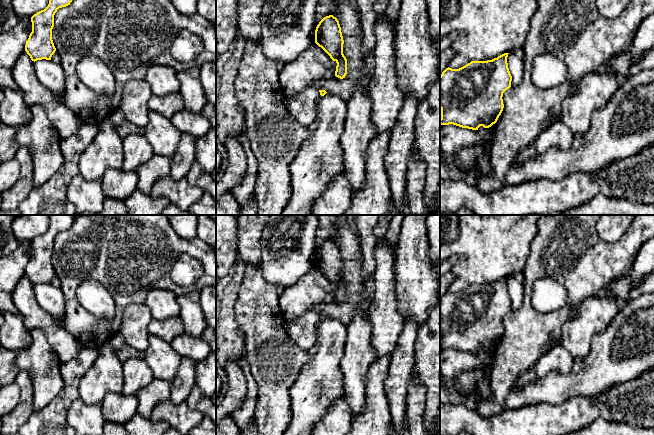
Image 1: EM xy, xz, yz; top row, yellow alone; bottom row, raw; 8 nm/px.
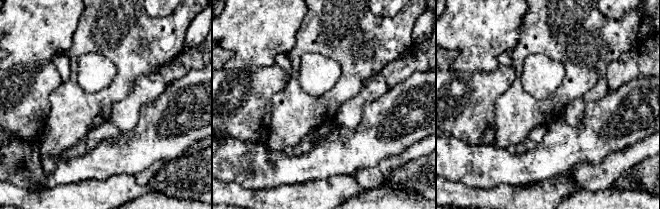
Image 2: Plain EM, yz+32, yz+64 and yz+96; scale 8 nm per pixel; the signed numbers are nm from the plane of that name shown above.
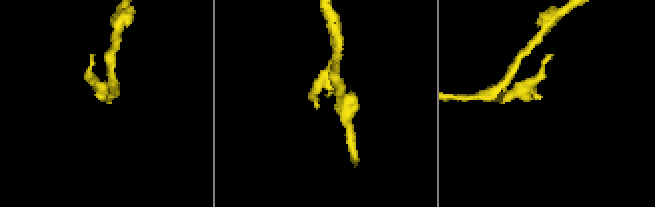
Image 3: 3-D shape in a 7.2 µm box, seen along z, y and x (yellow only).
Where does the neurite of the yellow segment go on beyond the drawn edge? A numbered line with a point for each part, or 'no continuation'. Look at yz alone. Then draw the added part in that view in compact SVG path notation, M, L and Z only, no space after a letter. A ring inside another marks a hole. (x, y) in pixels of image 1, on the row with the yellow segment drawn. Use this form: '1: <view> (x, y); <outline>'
no continuation

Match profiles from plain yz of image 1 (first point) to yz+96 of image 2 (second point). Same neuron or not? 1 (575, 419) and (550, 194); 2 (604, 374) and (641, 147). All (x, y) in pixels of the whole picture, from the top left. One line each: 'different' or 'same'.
1: same
2: different

